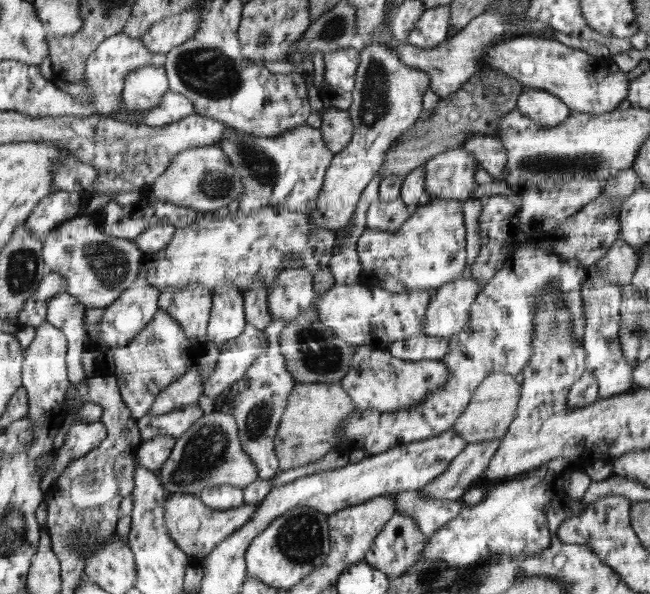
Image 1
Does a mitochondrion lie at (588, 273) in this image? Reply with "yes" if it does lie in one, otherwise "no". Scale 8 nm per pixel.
no

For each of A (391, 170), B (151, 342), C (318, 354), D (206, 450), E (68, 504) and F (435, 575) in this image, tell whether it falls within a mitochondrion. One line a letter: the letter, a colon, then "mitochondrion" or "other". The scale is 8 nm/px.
A: other
B: mitochondrion
C: mitochondrion
D: mitochondrion
E: other
F: mitochondrion

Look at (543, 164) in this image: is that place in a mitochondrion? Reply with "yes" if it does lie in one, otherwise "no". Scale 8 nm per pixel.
yes

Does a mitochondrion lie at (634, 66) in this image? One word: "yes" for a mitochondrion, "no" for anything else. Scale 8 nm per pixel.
no

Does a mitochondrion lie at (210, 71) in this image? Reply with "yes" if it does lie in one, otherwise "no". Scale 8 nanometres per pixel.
yes

